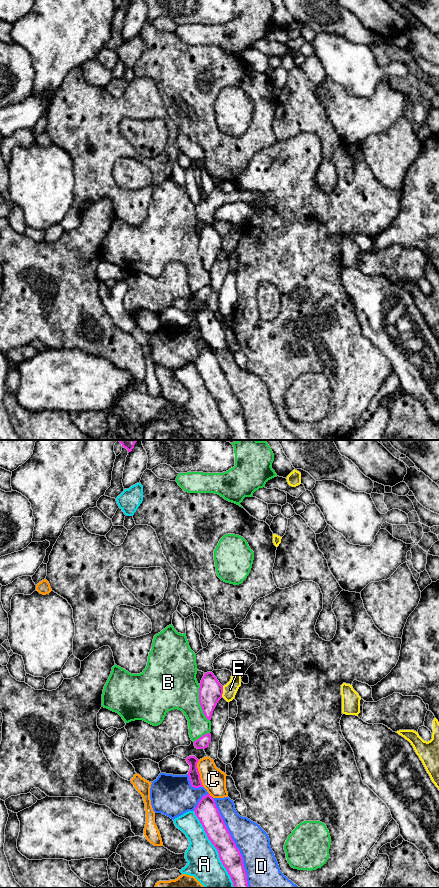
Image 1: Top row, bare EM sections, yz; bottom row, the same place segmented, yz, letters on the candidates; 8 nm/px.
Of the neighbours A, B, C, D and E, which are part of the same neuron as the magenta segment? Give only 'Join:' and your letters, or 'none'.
Join: none

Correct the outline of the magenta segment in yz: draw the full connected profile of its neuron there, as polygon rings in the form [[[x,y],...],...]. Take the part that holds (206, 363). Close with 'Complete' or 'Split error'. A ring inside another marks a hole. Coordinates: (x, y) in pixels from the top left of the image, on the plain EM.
[[[210,346],[203,348],[194,364],[202,376],[208,391],[217,401],[219,410],[230,427],[234,440],[249,440],[242,407],[240,406],[239,401],[236,399],[236,396],[233,393],[212,348]]]. Complete

